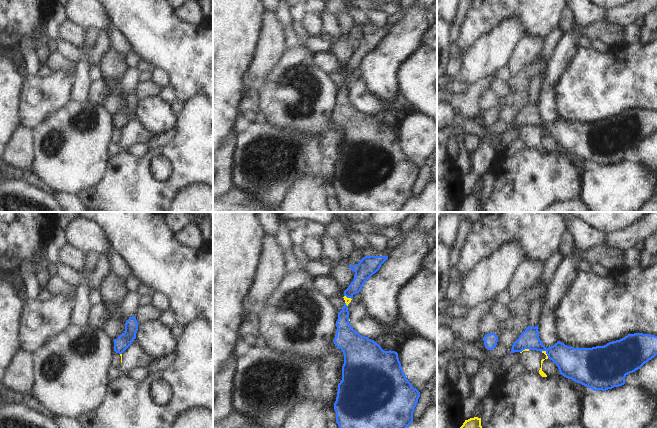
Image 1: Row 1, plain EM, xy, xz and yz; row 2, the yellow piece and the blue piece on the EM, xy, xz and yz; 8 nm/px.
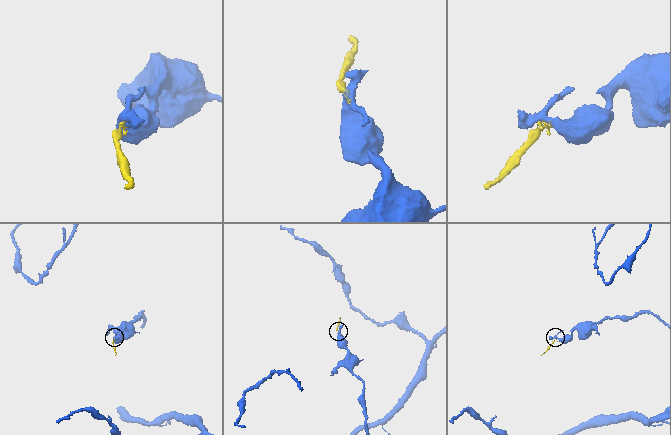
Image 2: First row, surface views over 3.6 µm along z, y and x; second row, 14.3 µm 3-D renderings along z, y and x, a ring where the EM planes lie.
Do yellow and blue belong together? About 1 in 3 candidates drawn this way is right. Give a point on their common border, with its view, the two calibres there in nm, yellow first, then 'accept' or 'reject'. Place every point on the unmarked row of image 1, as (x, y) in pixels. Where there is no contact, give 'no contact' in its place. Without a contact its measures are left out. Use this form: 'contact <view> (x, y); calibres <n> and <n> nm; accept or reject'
contact yz (545, 129); calibres 40 and 260 nm; reject

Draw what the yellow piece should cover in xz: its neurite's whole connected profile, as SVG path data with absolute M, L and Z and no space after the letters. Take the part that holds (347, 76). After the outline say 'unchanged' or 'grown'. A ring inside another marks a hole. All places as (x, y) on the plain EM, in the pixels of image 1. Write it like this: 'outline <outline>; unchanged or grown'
outline M343 73L349 87L349 99L360 111L371 116L378 115L387 109L387 103L369 90L364 79Z; grown

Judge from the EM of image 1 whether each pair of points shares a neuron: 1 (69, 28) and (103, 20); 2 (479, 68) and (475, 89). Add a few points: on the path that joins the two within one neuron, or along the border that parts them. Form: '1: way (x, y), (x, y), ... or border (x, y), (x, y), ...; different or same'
1: border (68, 18), (88, 29); different
2: border (493, 72), (469, 84); different

